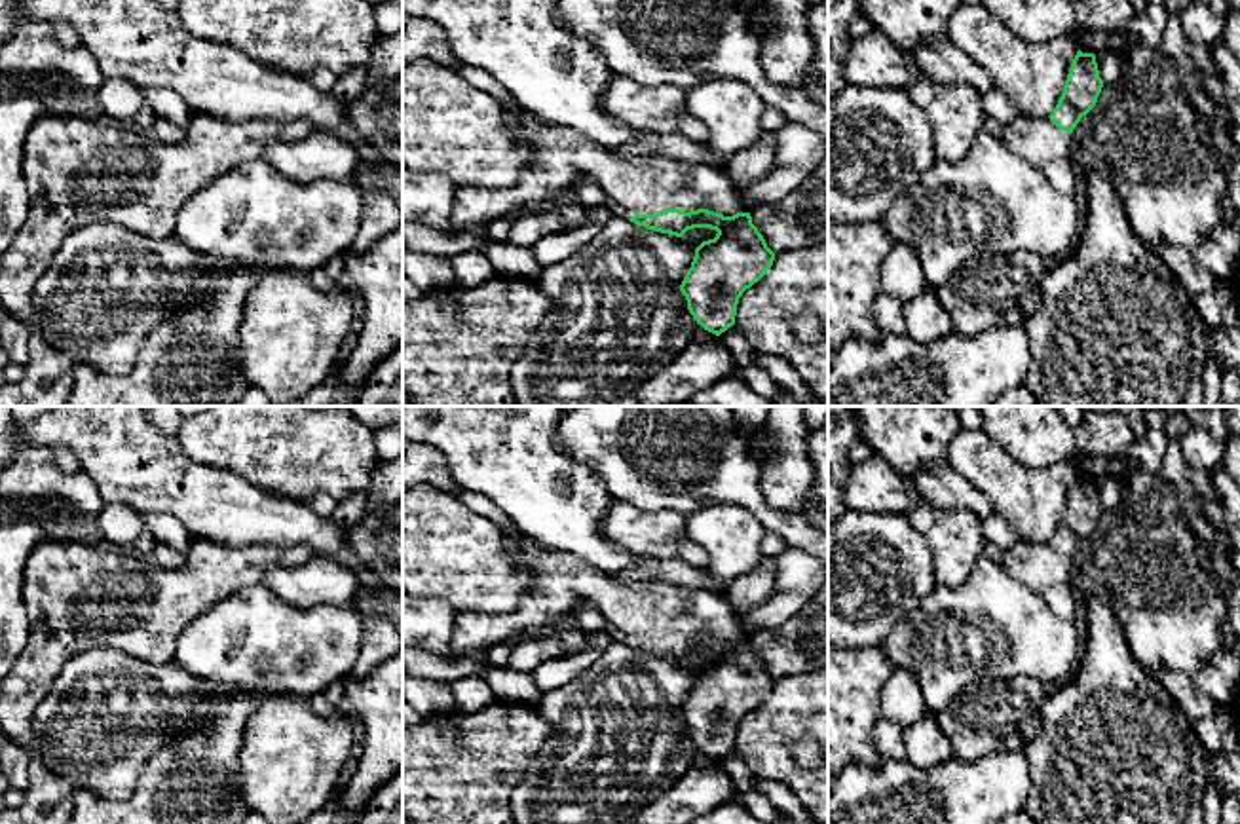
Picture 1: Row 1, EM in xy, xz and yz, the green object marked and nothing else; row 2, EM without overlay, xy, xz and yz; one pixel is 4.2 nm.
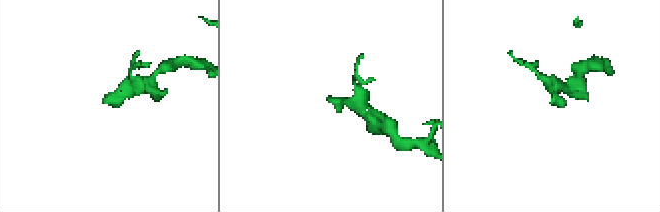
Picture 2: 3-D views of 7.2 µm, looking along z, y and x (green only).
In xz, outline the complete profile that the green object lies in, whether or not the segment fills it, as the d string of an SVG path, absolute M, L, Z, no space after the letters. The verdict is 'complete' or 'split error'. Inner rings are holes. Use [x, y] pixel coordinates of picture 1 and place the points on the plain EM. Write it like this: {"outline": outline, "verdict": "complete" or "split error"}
{"outline": "M503 530L503 541L515 566L535 575L535 590L511 613L456 613L450 661L575 625L577 606L589 602L638 651L676 663L693 653L718 657L695 674L680 716L705 756L720 761L735 750L739 723L767 699L775 678L741 636L723 594L655 579L619 583L522 534Z", "verdict": "split error"}

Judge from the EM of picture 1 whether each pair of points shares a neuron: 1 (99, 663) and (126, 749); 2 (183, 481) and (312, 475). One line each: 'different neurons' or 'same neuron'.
1: same neuron
2: different neurons

